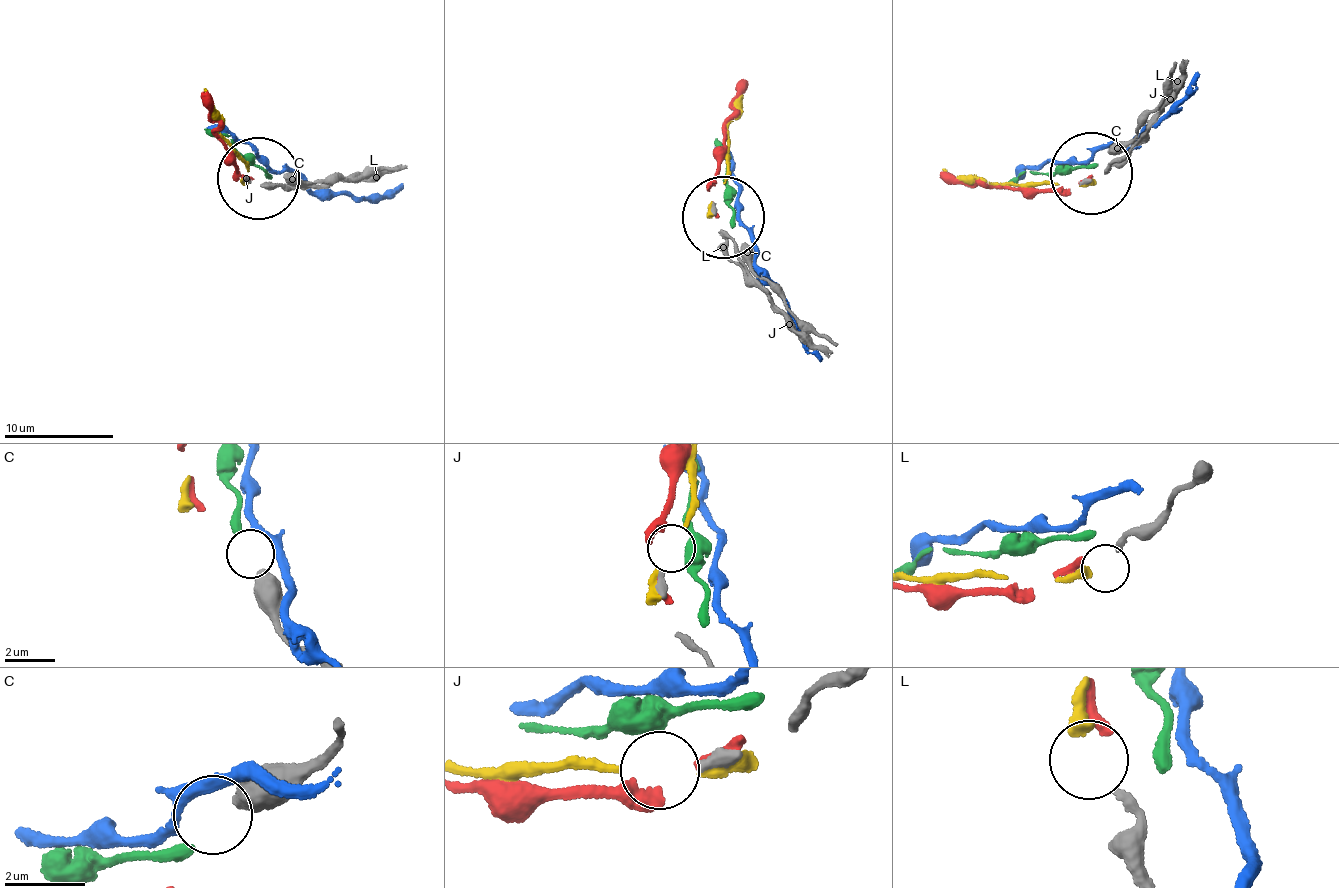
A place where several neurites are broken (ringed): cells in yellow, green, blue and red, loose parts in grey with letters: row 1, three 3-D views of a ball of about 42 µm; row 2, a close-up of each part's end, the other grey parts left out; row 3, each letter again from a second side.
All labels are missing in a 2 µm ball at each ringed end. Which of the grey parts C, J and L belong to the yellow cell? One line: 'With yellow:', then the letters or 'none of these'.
With yellow: L

